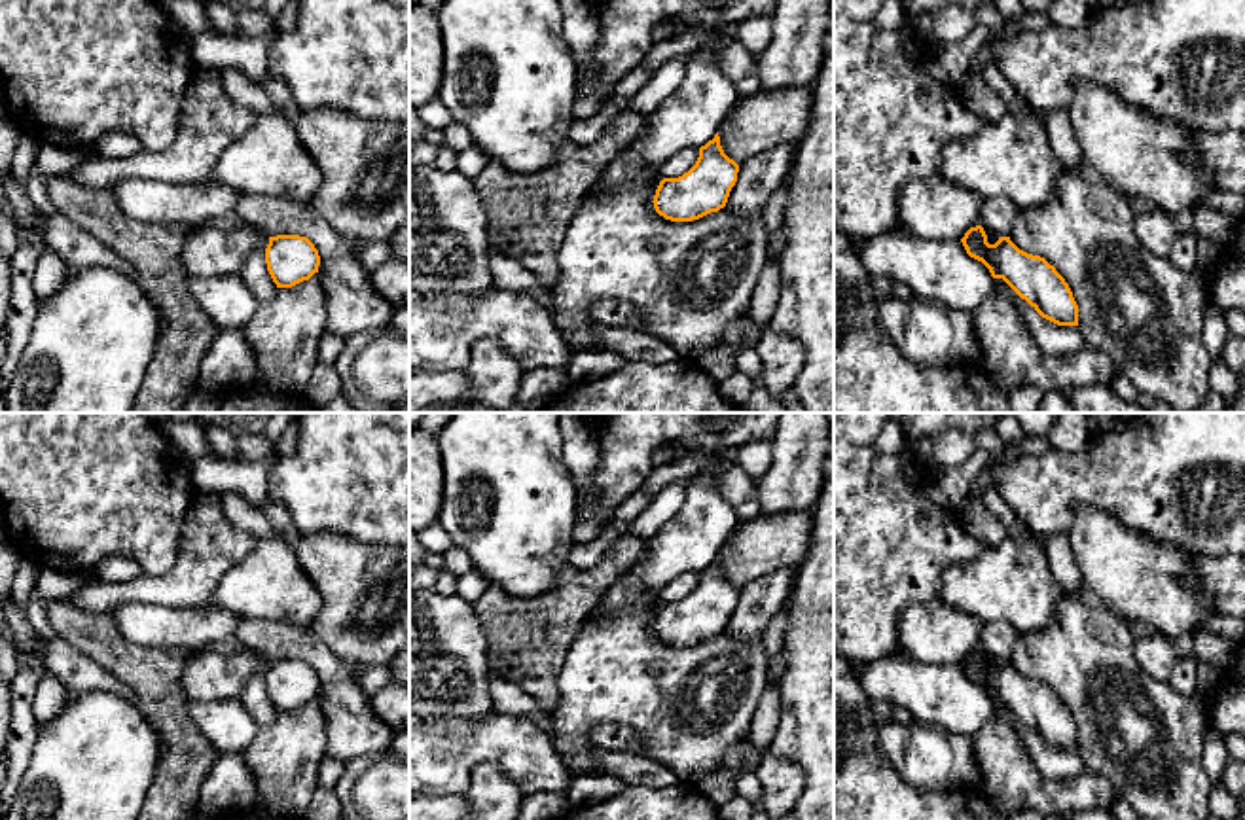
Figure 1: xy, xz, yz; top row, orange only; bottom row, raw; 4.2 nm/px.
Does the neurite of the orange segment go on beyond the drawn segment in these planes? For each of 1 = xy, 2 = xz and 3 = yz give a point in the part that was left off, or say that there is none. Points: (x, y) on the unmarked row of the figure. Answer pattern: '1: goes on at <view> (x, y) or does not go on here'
1: does not go on here
2: does not go on here
3: does not go on here

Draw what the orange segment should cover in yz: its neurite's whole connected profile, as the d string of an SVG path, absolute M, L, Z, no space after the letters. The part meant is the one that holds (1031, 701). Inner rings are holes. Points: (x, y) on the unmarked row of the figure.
M982 650L961 663L966 678L982 686L993 703L1002 703L1042 742L1057 750L1078 750L1078 729L1065 703L1044 682L1019 674L1010 661L987 667Z

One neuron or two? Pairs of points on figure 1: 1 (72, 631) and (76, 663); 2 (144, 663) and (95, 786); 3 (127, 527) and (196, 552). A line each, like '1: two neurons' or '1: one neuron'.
1: two neurons
2: two neurons
3: two neurons

